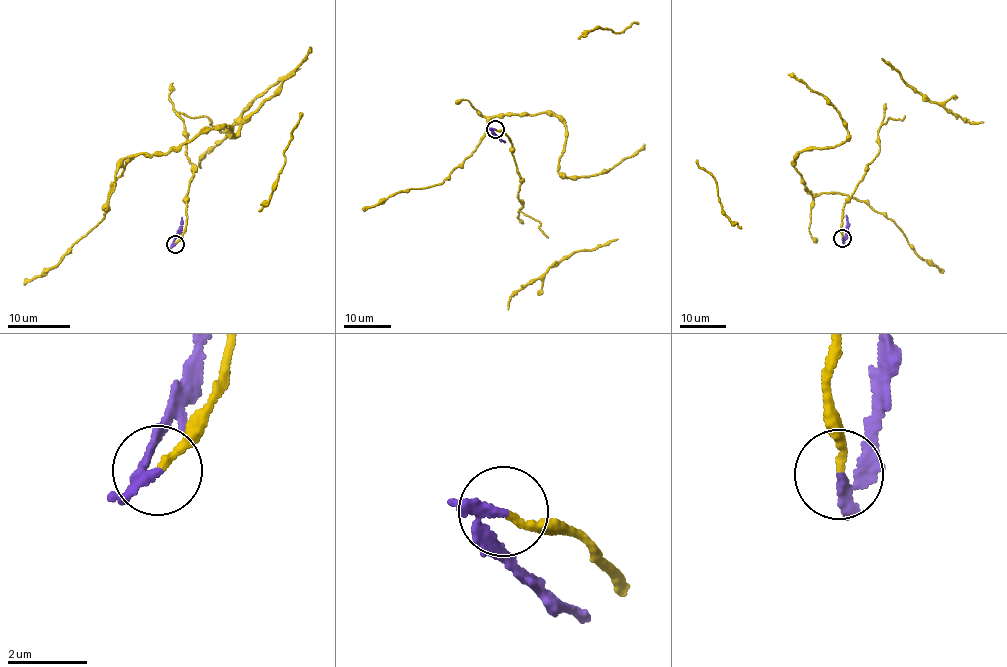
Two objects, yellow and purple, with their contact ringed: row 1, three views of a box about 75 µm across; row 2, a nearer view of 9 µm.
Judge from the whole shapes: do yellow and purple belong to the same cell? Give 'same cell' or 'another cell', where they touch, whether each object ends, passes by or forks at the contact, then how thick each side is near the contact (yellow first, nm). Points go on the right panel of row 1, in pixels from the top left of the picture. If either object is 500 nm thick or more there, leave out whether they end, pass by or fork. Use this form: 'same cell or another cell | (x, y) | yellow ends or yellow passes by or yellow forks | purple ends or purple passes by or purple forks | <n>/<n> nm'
another cell | (842, 238) | yellow ends | purple passes by | 190/200 nm

